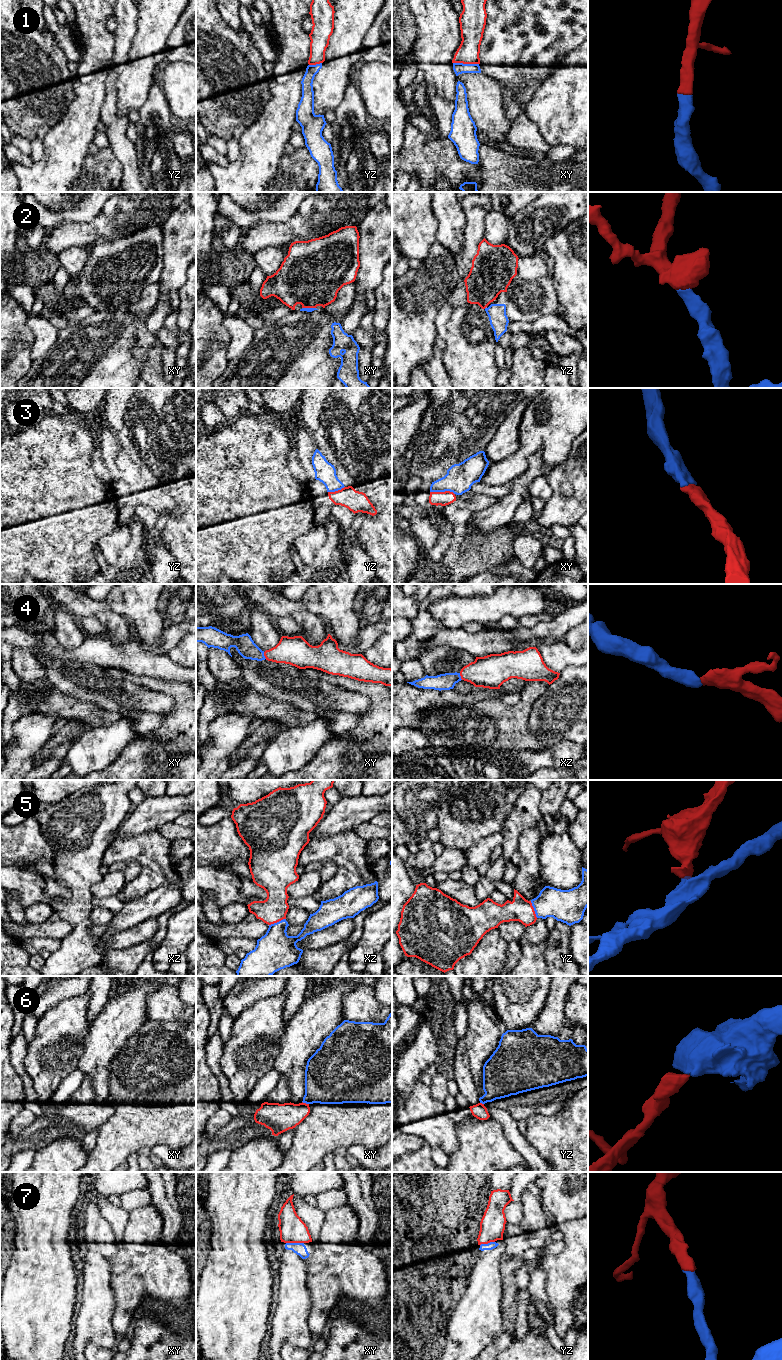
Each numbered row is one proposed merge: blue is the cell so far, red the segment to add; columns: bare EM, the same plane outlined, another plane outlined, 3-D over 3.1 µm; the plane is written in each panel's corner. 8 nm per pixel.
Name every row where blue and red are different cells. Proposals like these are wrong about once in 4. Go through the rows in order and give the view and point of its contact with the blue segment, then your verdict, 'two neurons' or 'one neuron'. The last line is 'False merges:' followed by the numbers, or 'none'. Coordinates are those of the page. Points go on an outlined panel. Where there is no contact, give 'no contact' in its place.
1: xy (466, 64) | two neurons
2: xy (309, 308) | one neuron
3: xy (442, 491) | one neuron
4: xy (263, 655) | one neuron
5: xz (277, 922) | one neuron
6: xy (305, 1102) | two neurons
7: xy (295, 1243) | one neuron
False merges: 1, 6

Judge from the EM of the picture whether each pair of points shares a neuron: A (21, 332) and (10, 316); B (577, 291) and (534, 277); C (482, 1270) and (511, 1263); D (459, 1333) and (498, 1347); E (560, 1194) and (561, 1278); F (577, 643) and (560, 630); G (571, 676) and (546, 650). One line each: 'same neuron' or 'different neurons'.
A: same neuron
B: different neurons
C: different neurons
D: different neurons
E: same neuron
F: different neurons
G: different neurons

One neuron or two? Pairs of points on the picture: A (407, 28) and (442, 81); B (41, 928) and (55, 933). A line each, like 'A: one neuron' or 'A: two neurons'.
A: two neurons
B: one neuron

